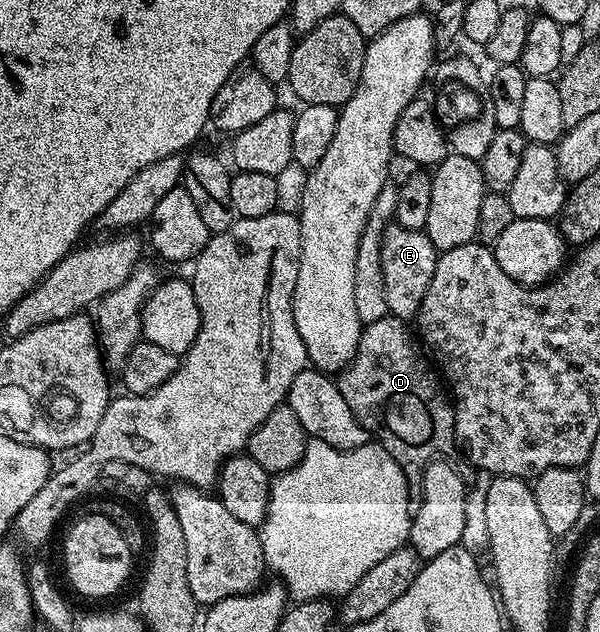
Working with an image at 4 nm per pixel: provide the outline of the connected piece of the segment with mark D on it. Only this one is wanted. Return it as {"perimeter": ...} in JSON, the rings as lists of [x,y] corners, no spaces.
{"perimeter":[[[390,313],[379,321],[366,324],[357,345],[357,353],[350,363],[338,372],[337,382],[341,397],[345,397],[345,401],[349,401],[349,409],[353,409],[353,417],[357,417],[357,421],[361,421],[364,429],[371,432],[379,446],[391,454],[397,465],[401,465],[408,488],[419,489],[423,485],[424,467],[436,457],[446,456],[446,451],[451,446],[456,446],[455,409],[436,368],[429,362],[426,354],[423,356],[419,352],[420,344],[413,331],[411,336],[407,327],[410,326],[404,320]]]}

